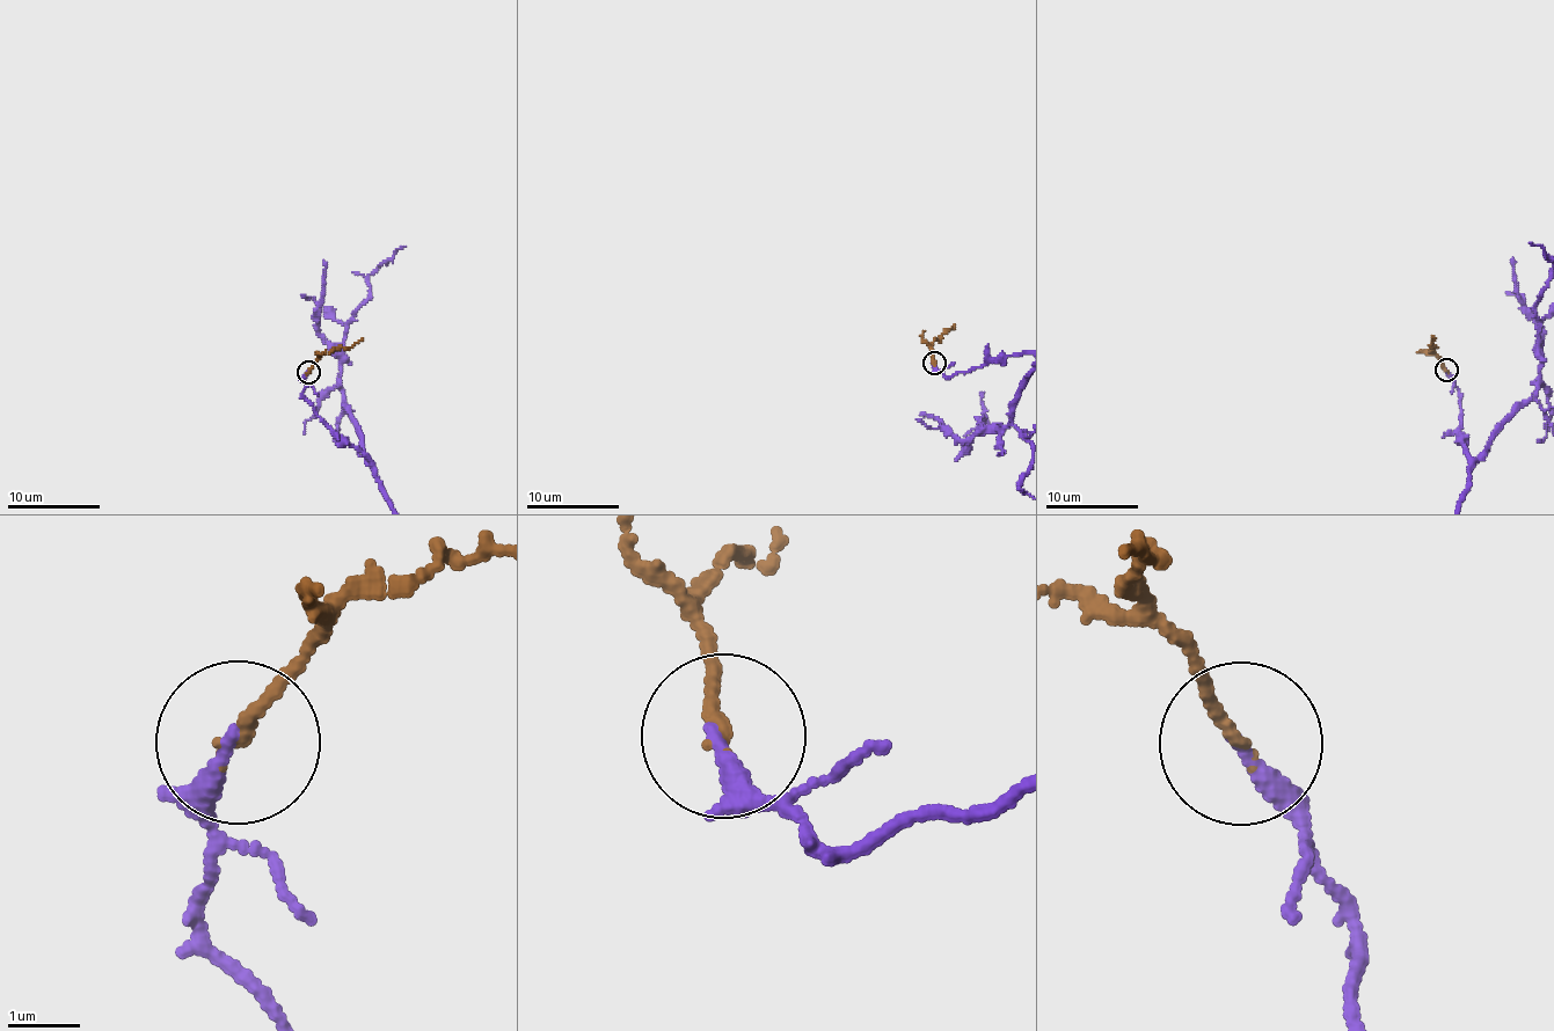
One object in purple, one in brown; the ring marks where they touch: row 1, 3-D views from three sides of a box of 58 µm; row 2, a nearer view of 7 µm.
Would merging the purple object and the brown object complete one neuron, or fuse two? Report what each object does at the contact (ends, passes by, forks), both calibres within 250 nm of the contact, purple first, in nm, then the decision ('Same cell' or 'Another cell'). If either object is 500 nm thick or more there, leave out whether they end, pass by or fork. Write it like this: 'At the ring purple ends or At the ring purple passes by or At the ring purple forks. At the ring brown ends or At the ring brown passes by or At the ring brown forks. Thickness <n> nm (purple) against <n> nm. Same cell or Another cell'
At the ring purple ends. At the ring brown ends. Thickness 240 nm (purple) against 160 nm. Same cell

